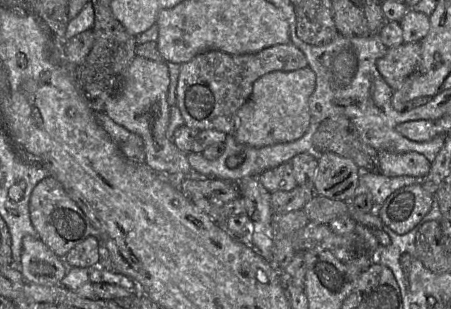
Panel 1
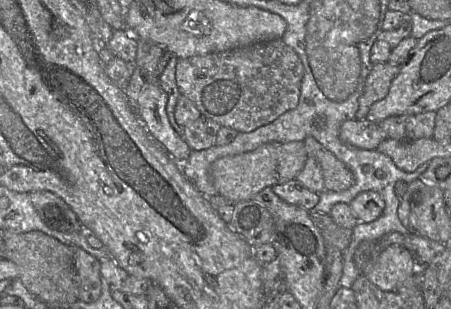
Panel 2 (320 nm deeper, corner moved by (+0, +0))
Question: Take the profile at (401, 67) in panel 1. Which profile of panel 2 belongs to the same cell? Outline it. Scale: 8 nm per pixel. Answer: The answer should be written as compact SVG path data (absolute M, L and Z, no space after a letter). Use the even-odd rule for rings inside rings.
M388 61L373 64L372 70L367 77L364 91L359 98L356 119L365 119L371 106L386 97L392 81L400 71L400 66L401 64L392 64Z

